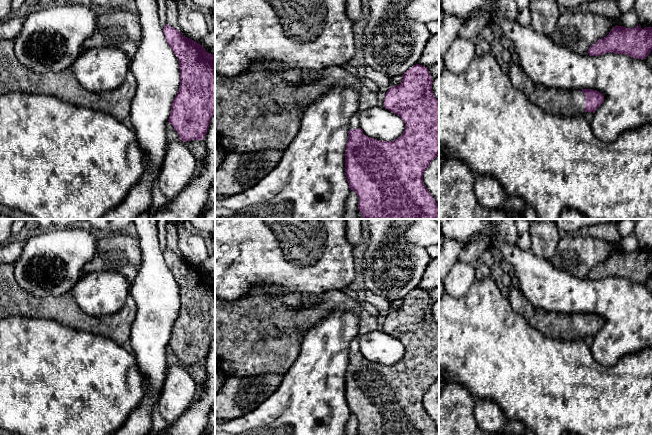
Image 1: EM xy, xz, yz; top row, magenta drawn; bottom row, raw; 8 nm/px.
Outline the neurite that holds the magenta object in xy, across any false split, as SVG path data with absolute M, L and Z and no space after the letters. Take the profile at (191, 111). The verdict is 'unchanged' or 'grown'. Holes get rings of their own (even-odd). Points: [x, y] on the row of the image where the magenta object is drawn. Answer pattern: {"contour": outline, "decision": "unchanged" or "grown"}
{"contour": "M168 24L163 28L163 32L167 43L179 60L180 68L180 86L173 100L168 121L183 142L203 140L207 134L211 117L215 114L215 54L208 53L202 45L185 37Z", "decision": "unchanged"}

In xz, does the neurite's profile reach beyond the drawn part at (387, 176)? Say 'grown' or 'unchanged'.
grown

